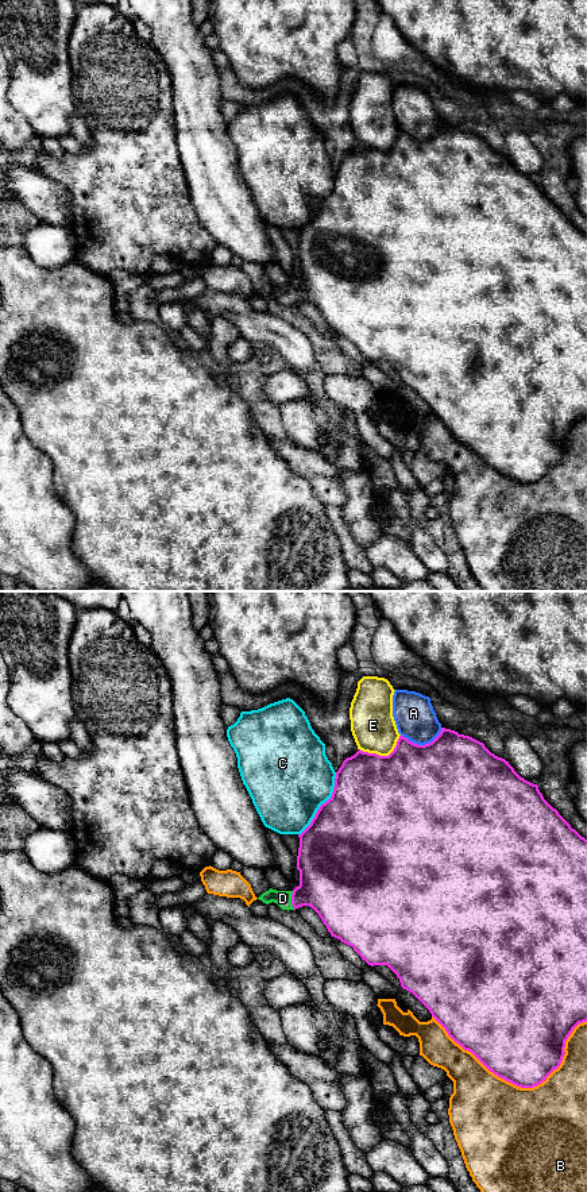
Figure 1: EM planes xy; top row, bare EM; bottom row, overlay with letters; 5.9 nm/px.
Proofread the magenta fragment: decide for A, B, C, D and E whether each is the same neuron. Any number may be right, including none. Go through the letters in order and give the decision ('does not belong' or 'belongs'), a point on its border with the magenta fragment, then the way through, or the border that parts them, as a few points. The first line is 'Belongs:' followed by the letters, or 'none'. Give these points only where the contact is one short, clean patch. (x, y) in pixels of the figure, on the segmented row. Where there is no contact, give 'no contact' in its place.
Belongs: D
A: does not belong | xy (423, 745)
B: does not belong | xy (518, 1086)
C: does not belong | xy (323, 803)
D: belongs | xy (292, 901) | across xy (329, 883), (292, 901), (282, 898)
E: does not belong | xy (383, 756)

